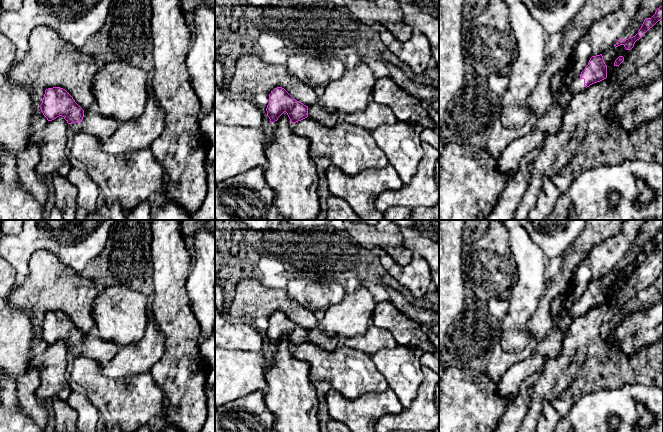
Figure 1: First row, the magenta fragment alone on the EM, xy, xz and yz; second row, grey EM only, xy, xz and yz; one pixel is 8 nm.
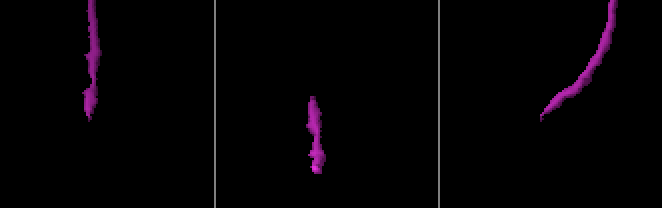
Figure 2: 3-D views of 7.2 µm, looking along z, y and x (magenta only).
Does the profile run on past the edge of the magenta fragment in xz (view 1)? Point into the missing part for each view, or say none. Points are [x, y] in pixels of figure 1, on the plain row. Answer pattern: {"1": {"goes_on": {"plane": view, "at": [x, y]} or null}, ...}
{"1": {"goes_on": {"plane": "xz", "at": [317, 336]}}}

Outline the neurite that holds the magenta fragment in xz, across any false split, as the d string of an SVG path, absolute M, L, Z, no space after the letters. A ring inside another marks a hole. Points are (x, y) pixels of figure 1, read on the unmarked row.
M277 311L269 318L269 327L266 332L271 348L286 336L291 347L296 347L307 341L327 351L335 350L340 341L327 335L320 325L309 331L294 323L284 312Z

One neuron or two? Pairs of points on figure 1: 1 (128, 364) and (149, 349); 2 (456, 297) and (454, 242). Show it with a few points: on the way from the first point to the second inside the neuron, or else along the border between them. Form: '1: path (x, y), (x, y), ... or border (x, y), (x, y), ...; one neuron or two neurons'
1: path (133, 360), (140, 358), (144, 354); one neuron
2: path (453, 283), (453, 256); one neuron

